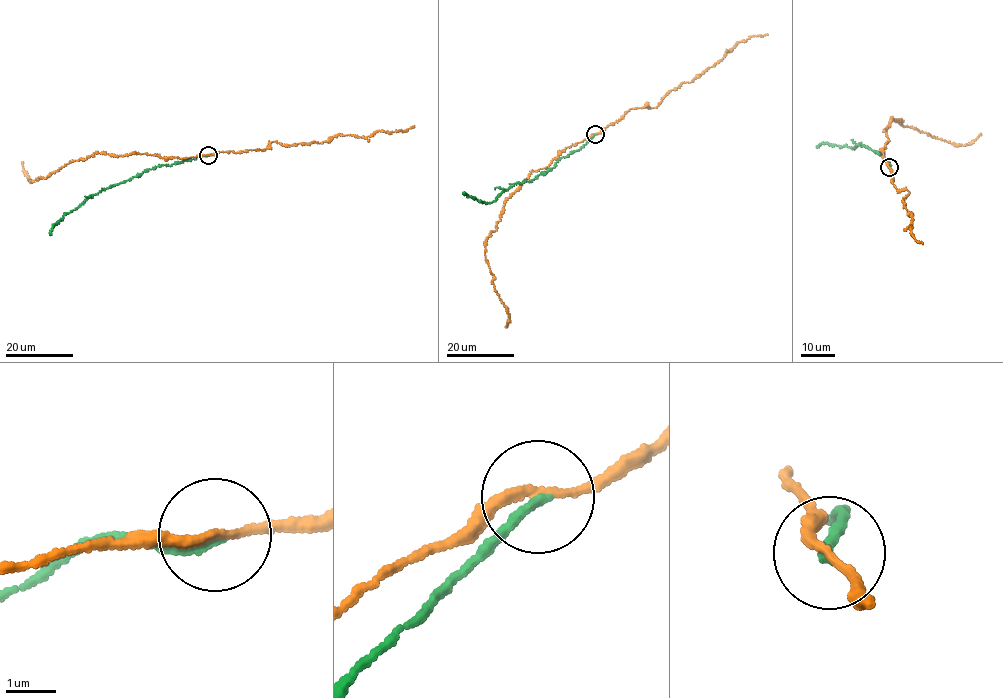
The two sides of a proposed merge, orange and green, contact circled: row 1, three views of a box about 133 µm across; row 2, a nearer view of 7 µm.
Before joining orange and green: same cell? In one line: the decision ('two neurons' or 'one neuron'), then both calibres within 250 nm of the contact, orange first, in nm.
two neurons | 180/170 nm

